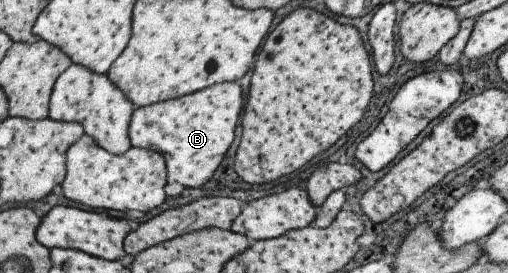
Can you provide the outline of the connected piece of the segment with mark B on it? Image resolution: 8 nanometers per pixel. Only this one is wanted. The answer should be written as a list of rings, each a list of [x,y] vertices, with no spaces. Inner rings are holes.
[[[236,81],[216,83],[180,98],[135,107],[129,124],[129,139],[132,147],[152,149],[163,155],[168,184],[204,187],[236,138],[235,124],[238,124],[240,110],[240,84]]]

